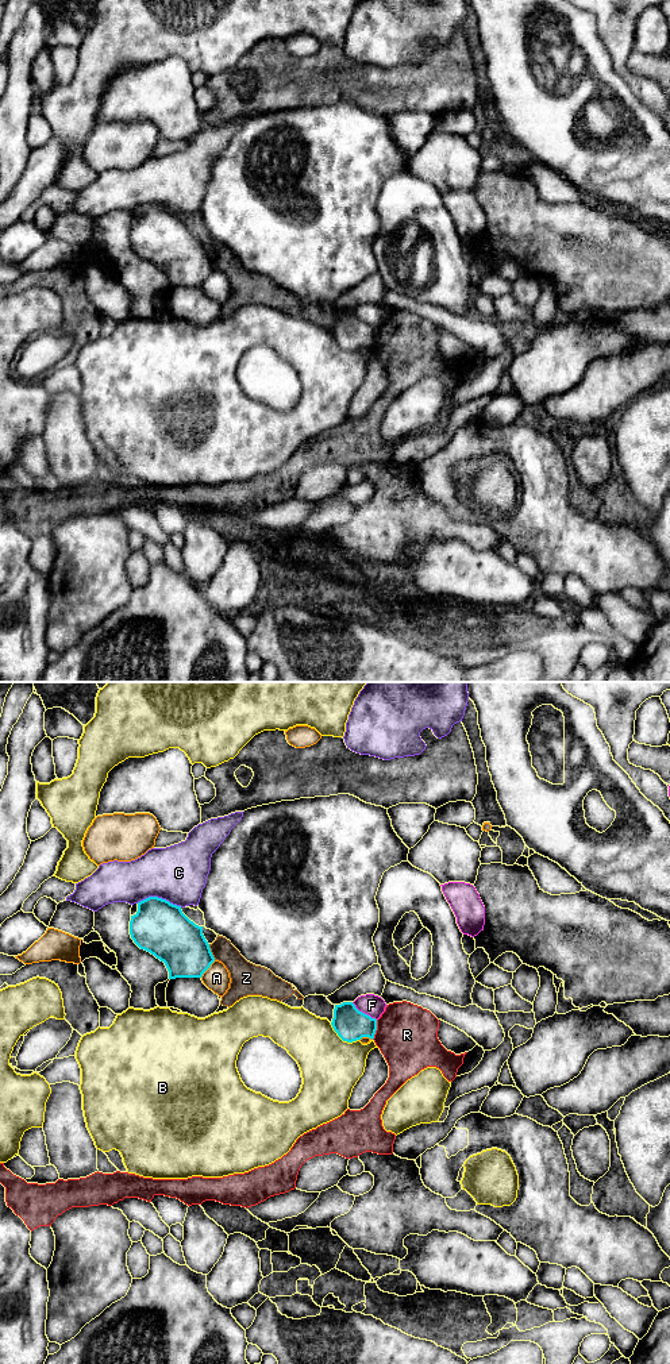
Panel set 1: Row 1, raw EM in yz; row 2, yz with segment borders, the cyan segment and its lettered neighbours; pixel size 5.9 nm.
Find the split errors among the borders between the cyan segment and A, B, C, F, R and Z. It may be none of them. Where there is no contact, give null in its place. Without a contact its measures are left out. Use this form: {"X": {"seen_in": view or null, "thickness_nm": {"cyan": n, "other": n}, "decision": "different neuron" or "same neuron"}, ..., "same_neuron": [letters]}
{"A": {"seen_in": "yz", "thickness_nm": {"cyan": 300, "other": 160}, "decision": "different neuron"}, "B": {"seen_in": "yz", "thickness_nm": {"cyan": 200, "other": 360}, "decision": "different neuron"}, "C": {"seen_in": "yz", "thickness_nm": {"cyan": 320, "other": 340}, "decision": "different neuron"}, "F": {"seen_in": "yz", "thickness_nm": {"cyan": 200, "other": 130}, "decision": "different neuron"}, "R": {"seen_in": "yz", "thickness_nm": {"cyan": 200, "other": 360}, "decision": "different neuron"}, "Z": {"seen_in": "yz", "thickness_nm": {"cyan": 300, "other": 180}, "decision": "different neuron"}, "same_neuron": []}

